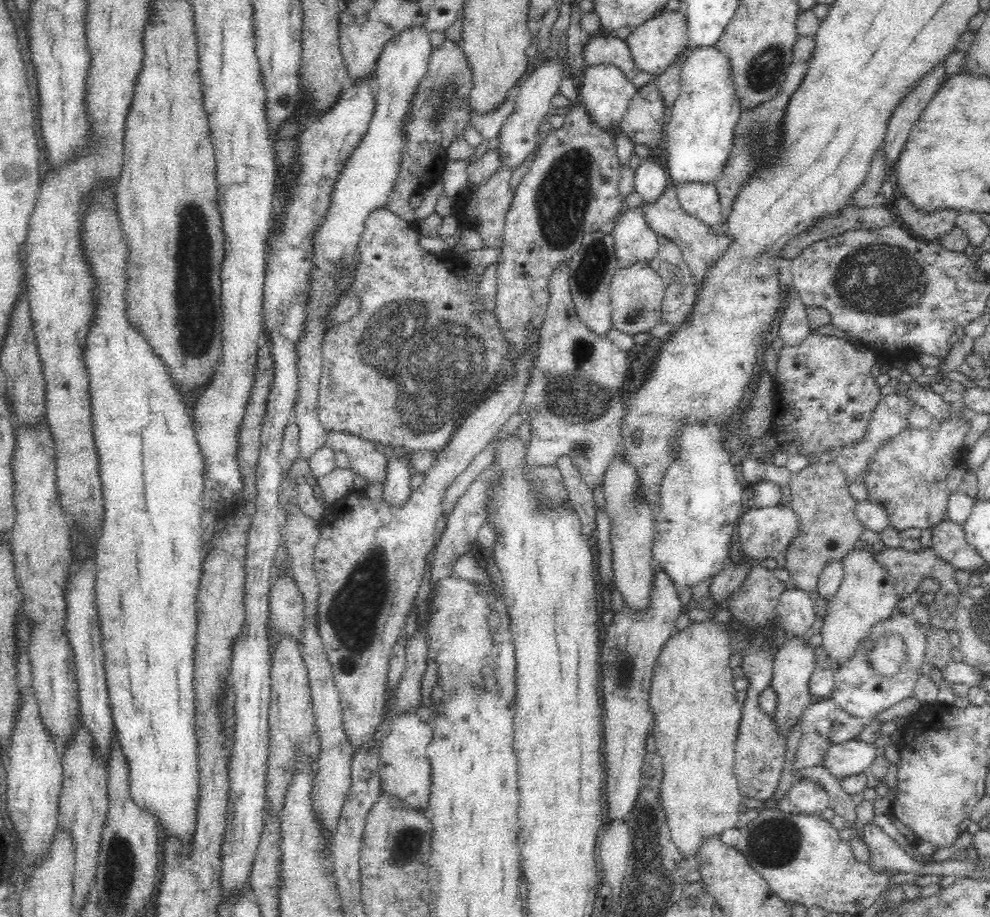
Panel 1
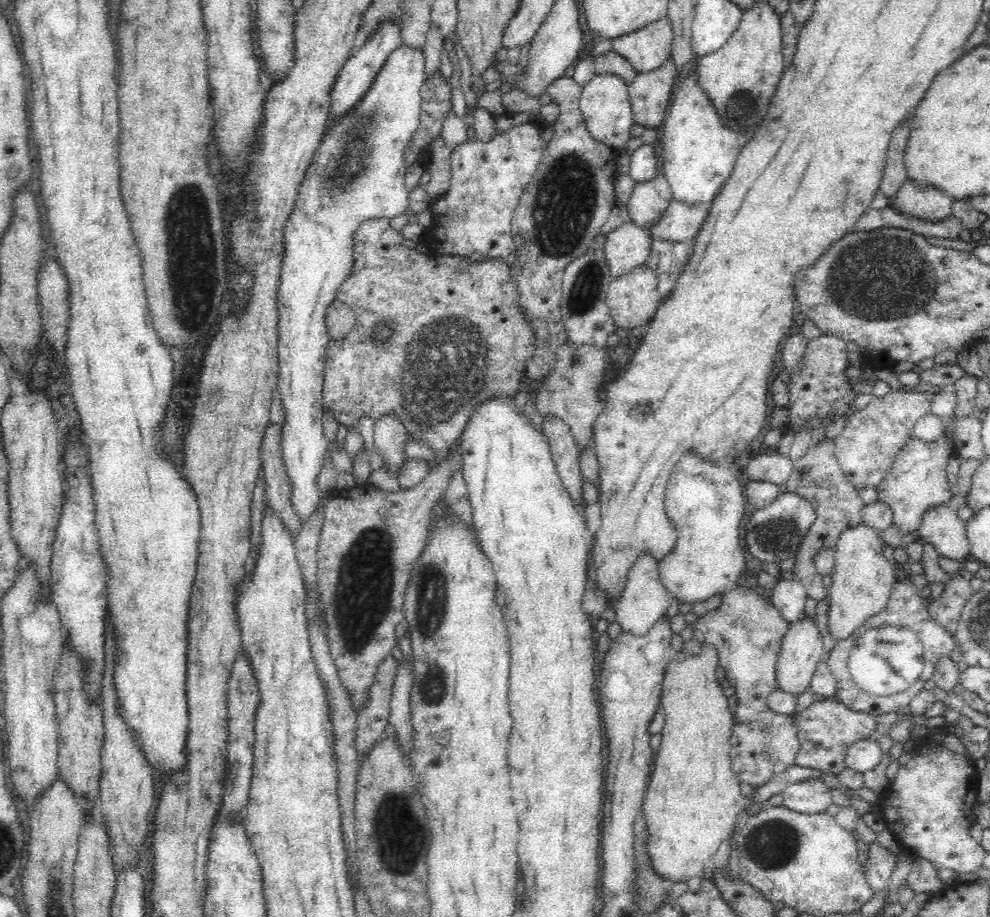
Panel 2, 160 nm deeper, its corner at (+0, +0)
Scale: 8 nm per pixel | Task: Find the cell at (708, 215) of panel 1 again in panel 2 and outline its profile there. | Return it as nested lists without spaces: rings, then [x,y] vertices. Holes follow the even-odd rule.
[[[672,199],[668,209],[662,214],[661,220],[652,227],[644,227],[644,231],[650,235],[650,239],[662,239],[673,241],[685,241],[690,243],[691,239],[698,234],[702,222],[707,218],[706,210],[710,203],[690,205]]]

